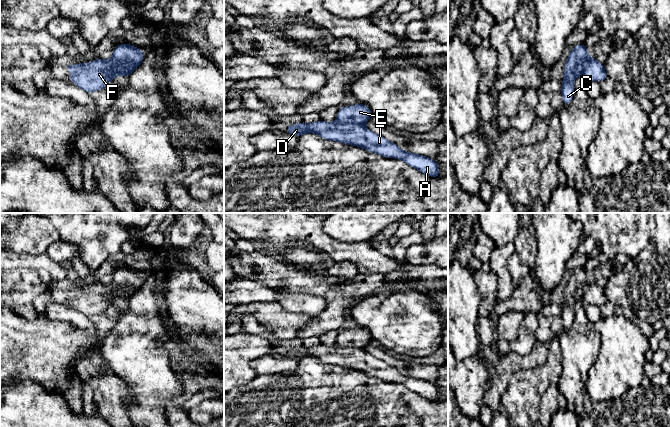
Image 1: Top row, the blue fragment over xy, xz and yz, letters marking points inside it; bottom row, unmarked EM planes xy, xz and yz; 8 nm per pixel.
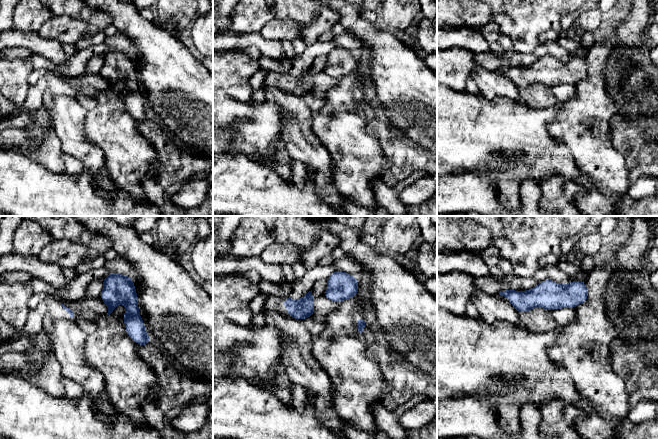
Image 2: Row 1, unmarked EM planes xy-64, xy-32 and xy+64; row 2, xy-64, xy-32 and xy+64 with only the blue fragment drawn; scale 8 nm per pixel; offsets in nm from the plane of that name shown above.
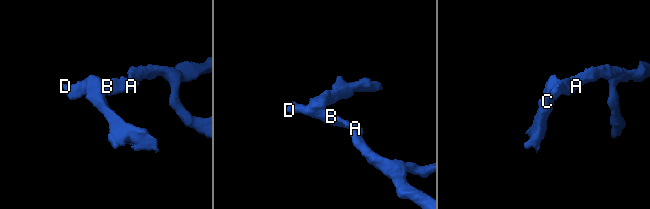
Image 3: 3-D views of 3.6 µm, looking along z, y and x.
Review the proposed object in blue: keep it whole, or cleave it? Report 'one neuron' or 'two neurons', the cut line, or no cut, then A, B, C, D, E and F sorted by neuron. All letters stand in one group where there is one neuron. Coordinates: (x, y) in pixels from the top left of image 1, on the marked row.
two neurons | xz (336, 120), (341, 123), (358, 123), (362, 125) | A B D F / C E

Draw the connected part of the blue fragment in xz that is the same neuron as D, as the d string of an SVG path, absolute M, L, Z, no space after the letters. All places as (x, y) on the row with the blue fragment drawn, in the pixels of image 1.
M319 120L310 124L301 122L287 126L285 132L297 137L306 133L315 133L326 140L358 146L384 157L402 160L410 167L432 178L441 176L438 170L439 164L434 159L403 151L397 144L377 135L363 125Z

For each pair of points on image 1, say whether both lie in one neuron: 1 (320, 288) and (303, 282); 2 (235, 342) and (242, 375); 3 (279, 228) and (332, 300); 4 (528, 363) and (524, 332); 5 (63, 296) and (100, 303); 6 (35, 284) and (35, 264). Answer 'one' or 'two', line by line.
1: one
2: one
3: two
4: two
5: one
6: two

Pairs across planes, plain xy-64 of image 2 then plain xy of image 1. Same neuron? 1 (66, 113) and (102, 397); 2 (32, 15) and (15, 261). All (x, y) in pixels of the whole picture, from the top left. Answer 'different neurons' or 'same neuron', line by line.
1: same neuron
2: different neurons

